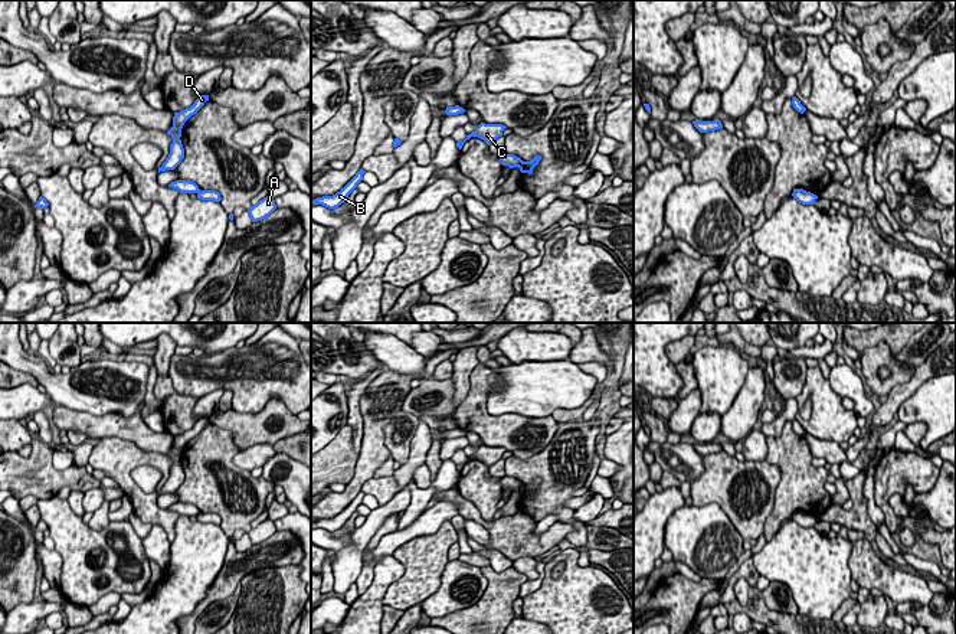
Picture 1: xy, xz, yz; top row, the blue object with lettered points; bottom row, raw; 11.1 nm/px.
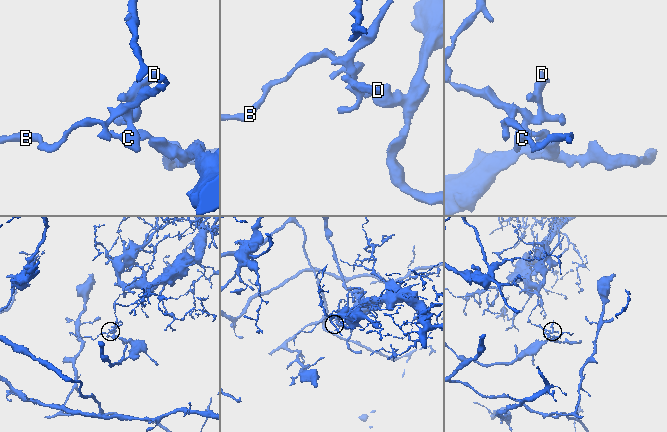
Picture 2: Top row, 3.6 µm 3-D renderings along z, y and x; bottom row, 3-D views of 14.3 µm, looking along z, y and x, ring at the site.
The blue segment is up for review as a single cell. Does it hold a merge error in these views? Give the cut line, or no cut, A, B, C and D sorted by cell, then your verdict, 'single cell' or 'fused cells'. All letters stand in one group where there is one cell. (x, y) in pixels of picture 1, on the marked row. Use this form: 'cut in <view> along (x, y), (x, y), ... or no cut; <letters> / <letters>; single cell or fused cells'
cut in xz along (521, 160), (519, 167); A / B C D; fused cells

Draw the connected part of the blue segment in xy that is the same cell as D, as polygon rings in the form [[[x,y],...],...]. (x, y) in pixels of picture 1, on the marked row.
[[[200,95],[190,108],[174,112],[173,127],[167,131],[167,134],[173,138],[173,143],[170,144],[170,154],[163,166],[158,167],[158,173],[174,170],[184,158],[184,148],[180,140],[181,128],[184,122],[204,105],[206,101],[209,101],[209,95]]]

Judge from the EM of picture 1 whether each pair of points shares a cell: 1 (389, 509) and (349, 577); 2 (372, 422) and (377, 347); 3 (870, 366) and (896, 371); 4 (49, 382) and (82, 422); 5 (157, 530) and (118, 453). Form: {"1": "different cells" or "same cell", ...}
{"1": "same cell", "2": "different cells", "3": "same cell", "4": "different cells", "5": "different cells"}

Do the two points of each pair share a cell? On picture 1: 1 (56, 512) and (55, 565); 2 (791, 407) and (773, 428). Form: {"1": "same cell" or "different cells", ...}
{"1": "different cells", "2": "same cell"}

